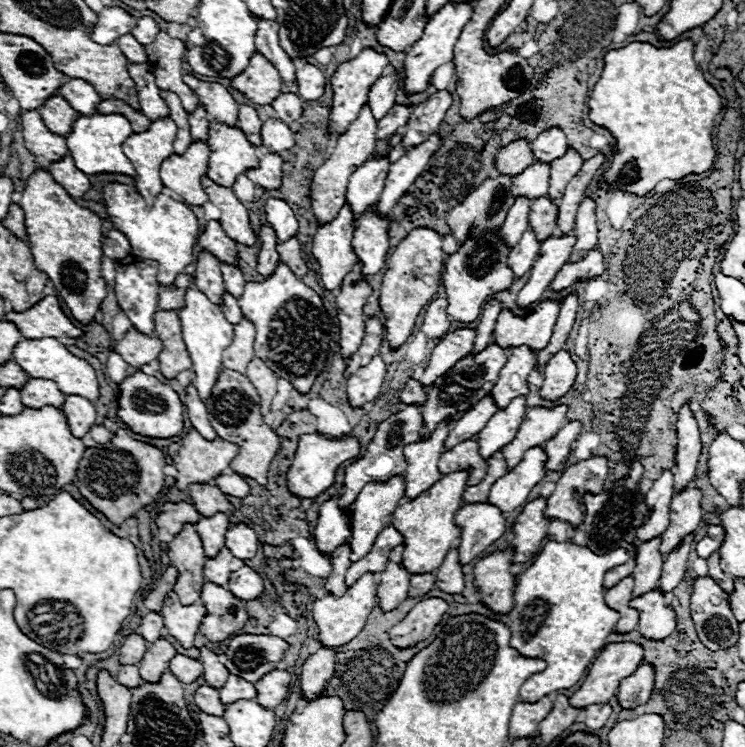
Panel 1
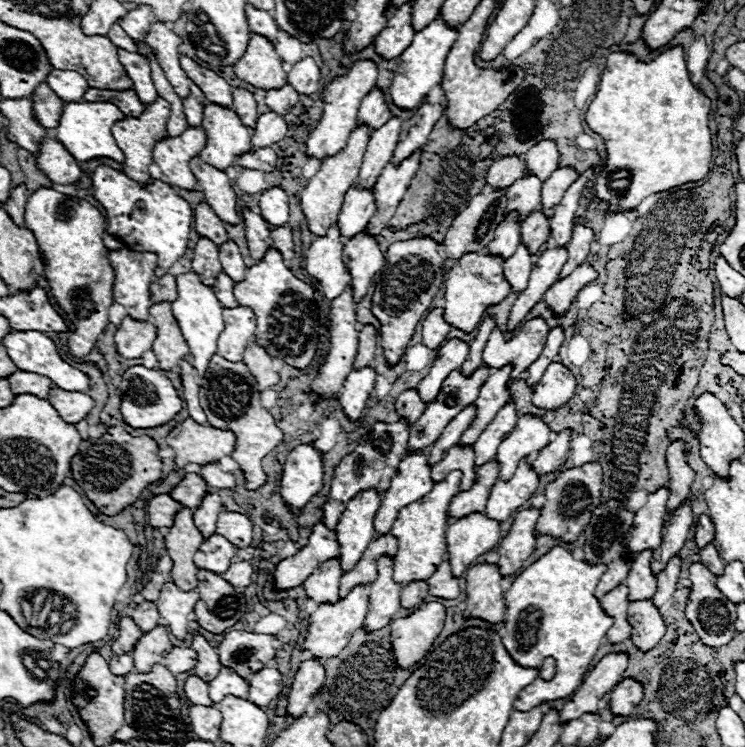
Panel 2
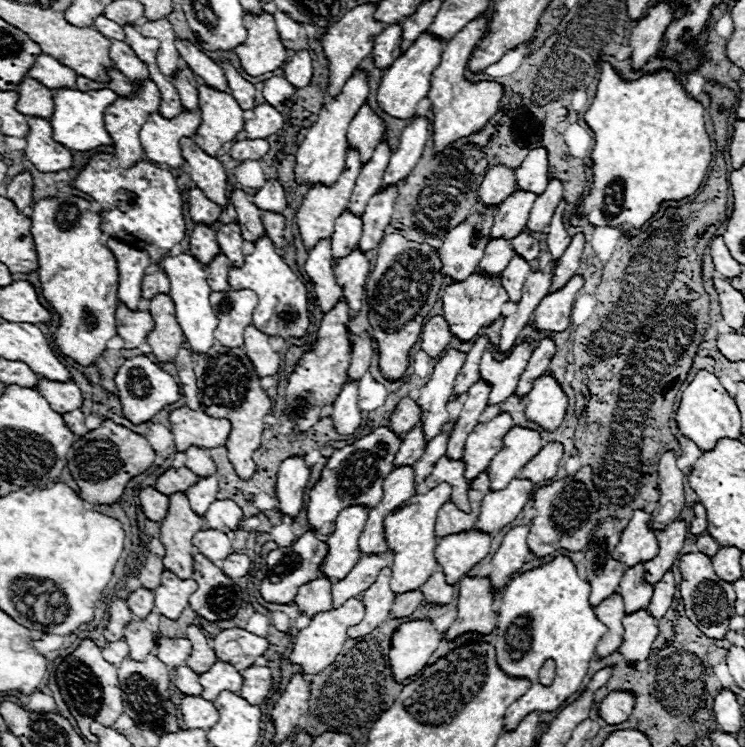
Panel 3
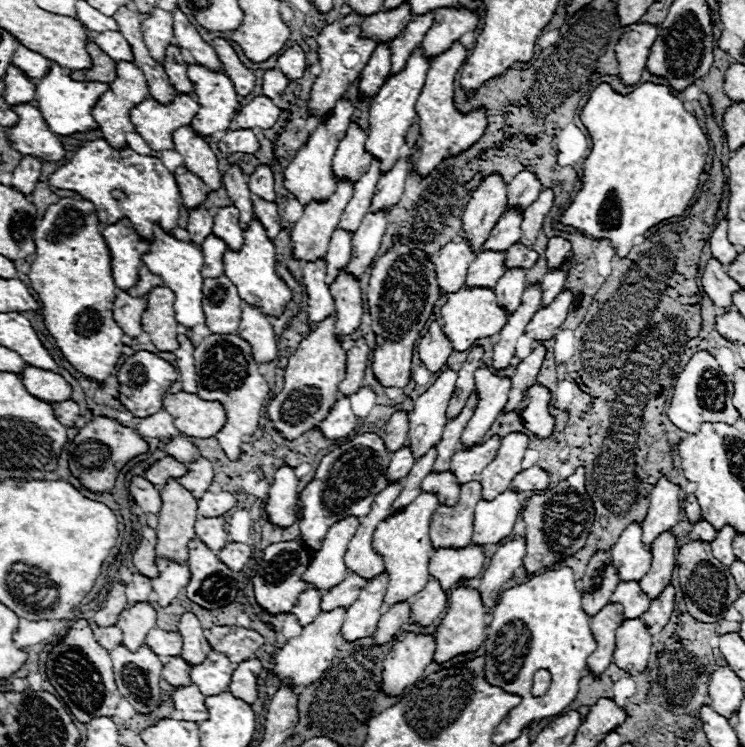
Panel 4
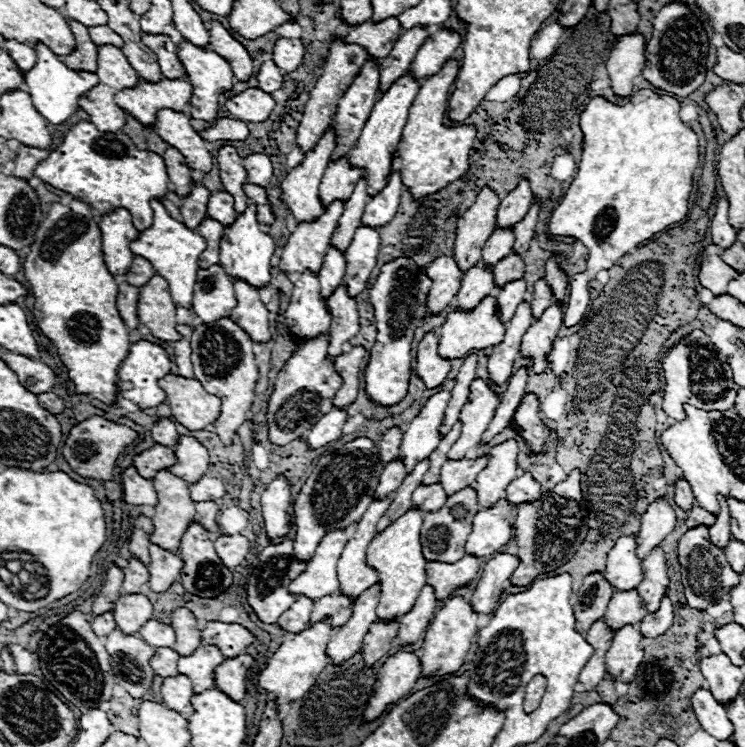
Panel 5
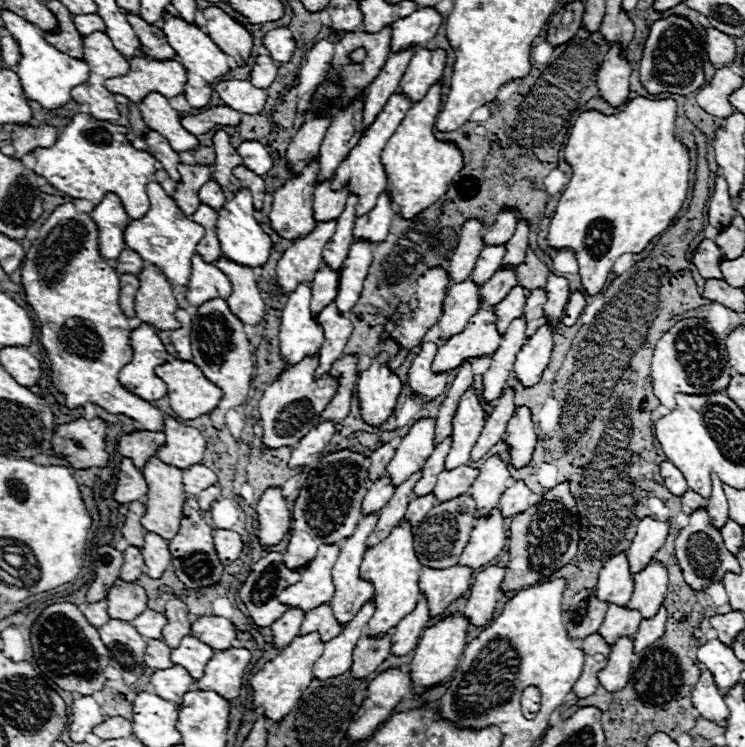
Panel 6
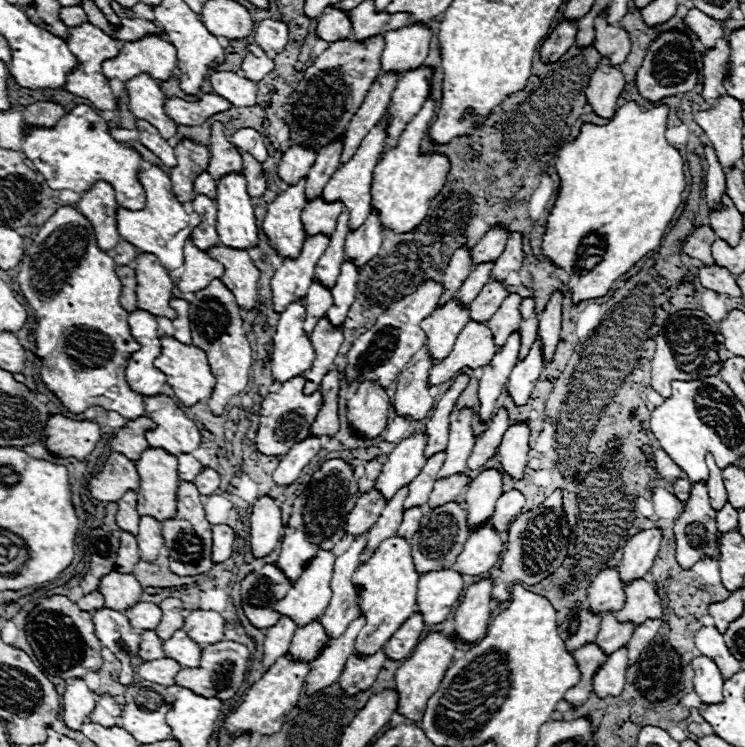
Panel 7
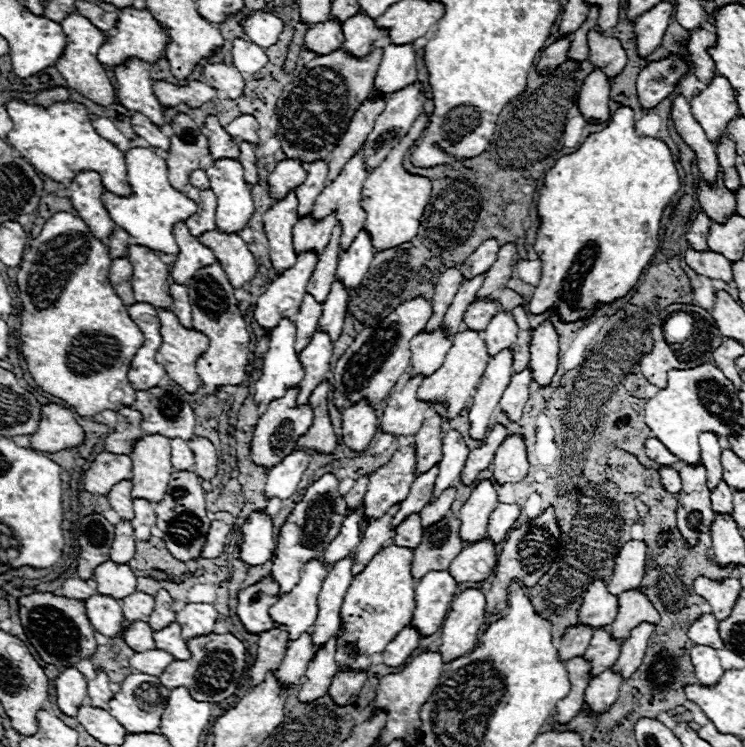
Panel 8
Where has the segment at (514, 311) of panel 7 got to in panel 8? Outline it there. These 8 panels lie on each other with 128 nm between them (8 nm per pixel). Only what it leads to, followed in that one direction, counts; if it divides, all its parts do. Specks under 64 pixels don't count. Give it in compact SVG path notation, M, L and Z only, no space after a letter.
M496 314L486 326L486 330L482 332L482 340L486 342L488 354L492 356L506 348L512 348L512 344L516 342L516 332L518 332L518 326L512 314Z

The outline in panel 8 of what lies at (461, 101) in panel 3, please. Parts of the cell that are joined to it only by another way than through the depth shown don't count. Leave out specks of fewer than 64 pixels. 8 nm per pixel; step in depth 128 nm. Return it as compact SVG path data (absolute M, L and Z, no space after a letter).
M424 114L418 116L416 122L412 124L410 132L398 142L398 146L394 146L394 150L390 150L390 154L384 158L384 162L378 168L374 168L364 182L362 208L368 214L364 230L370 232L370 240L374 240L376 252L382 252L388 248L398 248L400 244L410 242L410 238L414 238L418 234L420 218L422 218L424 208L428 204L432 184L424 176L406 174L402 160L404 160L406 152L410 150L410 146L416 142L416 138L422 134L426 124L428 124L428 116L424 116Z

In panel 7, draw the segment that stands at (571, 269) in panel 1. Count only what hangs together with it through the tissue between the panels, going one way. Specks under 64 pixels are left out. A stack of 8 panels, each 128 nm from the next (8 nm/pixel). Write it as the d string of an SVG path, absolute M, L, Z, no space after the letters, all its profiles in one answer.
M536 340L530 354L524 360L516 362L514 370L510 372L506 392L510 392L510 398L514 400L514 404L522 406L522 404L528 402L532 388L534 388L534 382L540 378L542 368L544 368L542 350L540 350L540 342Z

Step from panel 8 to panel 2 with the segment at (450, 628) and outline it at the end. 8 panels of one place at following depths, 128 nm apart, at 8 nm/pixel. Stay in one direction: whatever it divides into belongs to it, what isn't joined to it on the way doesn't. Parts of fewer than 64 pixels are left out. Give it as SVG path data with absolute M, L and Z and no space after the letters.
M530 508L522 510L514 516L514 524L510 532L500 540L498 554L500 554L500 574L502 576L514 576L518 568L522 568L522 562L534 552L536 536L534 526L540 516L540 510Z

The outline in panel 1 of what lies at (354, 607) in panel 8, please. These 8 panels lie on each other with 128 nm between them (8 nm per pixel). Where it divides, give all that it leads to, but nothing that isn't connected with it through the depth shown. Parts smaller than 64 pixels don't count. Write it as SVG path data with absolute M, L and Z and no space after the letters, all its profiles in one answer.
M452 472L442 476L432 488L422 492L418 498L398 506L394 510L392 526L404 536L404 552L402 552L402 564L410 574L432 574L440 568L442 560L446 558L448 550L458 546L460 530L454 526L456 510L462 506L462 492L466 490L468 472Z

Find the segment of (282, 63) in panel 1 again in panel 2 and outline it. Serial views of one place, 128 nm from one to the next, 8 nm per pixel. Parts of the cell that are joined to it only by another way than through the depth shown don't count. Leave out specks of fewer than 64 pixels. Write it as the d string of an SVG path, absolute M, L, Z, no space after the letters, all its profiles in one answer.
M246 2L246 18L250 22L250 30L266 36L272 44L276 44L276 22L266 10L258 10Z

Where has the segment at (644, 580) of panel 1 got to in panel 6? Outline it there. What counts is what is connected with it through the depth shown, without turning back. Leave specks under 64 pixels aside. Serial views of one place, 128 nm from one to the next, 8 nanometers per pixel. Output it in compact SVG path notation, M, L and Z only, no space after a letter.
M610 604L598 632L602 634L602 638L606 638L606 644L612 646L618 638L636 634L640 622L642 622L642 616L638 610L628 610L628 608Z

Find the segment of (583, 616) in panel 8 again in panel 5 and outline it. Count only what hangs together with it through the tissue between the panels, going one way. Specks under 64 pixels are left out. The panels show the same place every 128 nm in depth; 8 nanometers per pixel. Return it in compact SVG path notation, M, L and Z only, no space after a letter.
M622 536L608 552L604 578L616 590L634 590L642 582L642 560L636 556L636 538Z

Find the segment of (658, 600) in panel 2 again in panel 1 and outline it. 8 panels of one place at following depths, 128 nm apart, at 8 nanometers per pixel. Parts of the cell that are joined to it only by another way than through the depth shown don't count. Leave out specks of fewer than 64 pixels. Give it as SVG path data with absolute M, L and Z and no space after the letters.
M692 534L686 536L676 550L672 550L668 556L666 556L666 562L664 562L664 570L662 570L662 578L660 578L660 590L666 594L666 592L672 592L682 580L684 580L684 574L686 574L686 562L688 562L688 554L690 554L690 546L692 546Z

